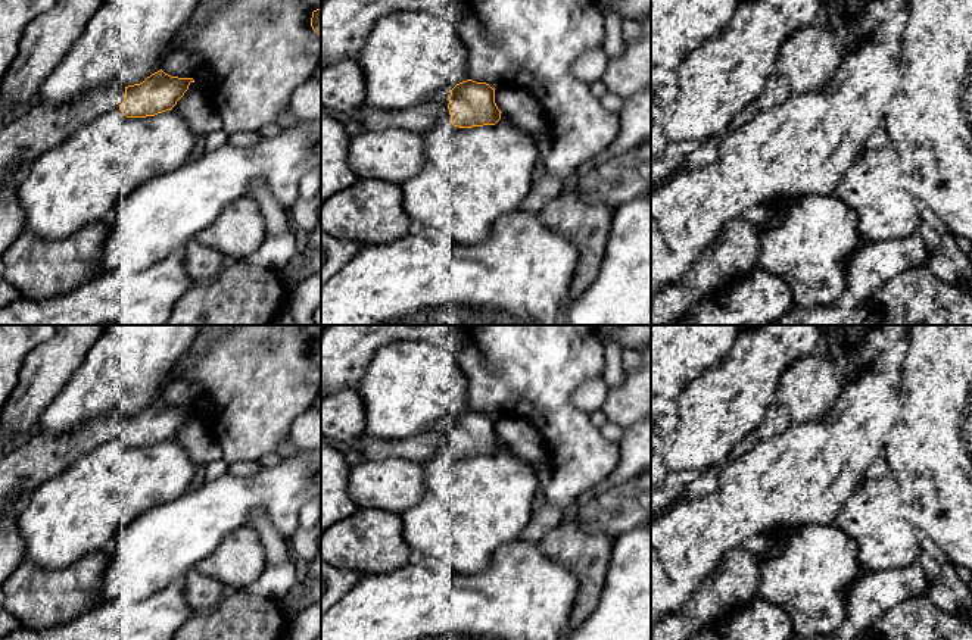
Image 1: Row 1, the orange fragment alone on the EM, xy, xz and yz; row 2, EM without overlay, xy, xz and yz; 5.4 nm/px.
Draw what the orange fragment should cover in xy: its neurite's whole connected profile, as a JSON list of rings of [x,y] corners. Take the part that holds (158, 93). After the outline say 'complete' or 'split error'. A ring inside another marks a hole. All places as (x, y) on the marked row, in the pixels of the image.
[[[161,69],[143,82],[125,87],[119,110],[127,118],[146,118],[171,110],[191,82],[193,78],[171,77]]]; complete

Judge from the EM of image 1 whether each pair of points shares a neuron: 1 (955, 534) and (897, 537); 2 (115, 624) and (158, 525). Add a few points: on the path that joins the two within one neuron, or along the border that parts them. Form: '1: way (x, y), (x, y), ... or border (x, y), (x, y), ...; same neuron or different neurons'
1: border (897, 500), (903, 517), (916, 530); different neurons
2: border (114, 599), (99, 605); different neurons

